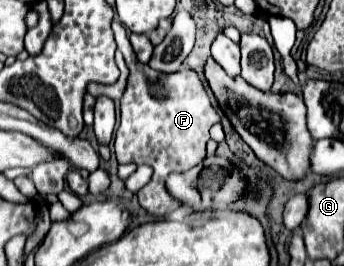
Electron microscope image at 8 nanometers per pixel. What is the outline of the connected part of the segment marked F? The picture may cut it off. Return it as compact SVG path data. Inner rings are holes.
M120 21L112 23L118 51L130 69L128 87L120 99L120 127L114 139L114 153L118 161L130 161L136 165L150 165L154 175L150 183L136 193L138 203L154 217L166 217L182 203L174 199L166 189L166 177L170 173L186 173L206 157L206 143L210 139L210 127L220 123L220 115L212 107L204 81L192 69L178 73L160 73L136 59L136 53L128 41L128 33Z

